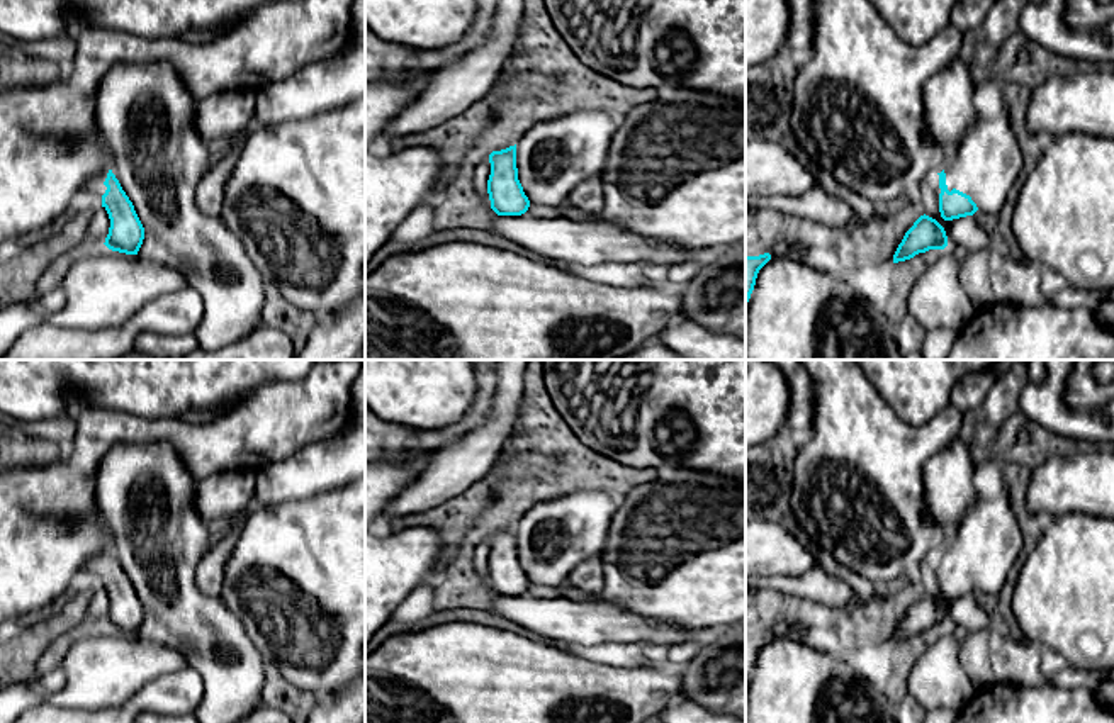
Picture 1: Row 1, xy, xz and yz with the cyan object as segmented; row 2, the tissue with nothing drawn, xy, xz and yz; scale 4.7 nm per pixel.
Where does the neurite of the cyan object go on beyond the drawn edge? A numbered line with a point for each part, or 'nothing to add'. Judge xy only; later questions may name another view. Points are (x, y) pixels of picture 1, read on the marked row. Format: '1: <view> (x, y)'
1: xy (95, 182)

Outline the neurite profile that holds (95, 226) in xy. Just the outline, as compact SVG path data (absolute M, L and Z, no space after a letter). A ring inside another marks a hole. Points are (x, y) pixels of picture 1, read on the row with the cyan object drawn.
M98 207L92 214L88 214L82 222L82 236L90 244L104 244L109 234L109 227L110 227L110 219L107 210L105 207Z

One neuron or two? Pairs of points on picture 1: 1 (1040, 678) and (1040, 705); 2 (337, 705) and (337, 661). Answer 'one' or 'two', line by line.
1: two
2: two

